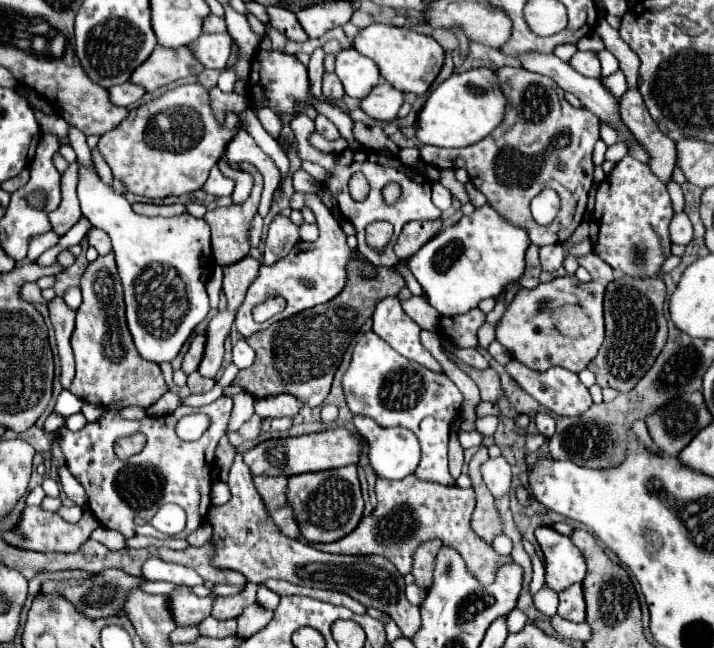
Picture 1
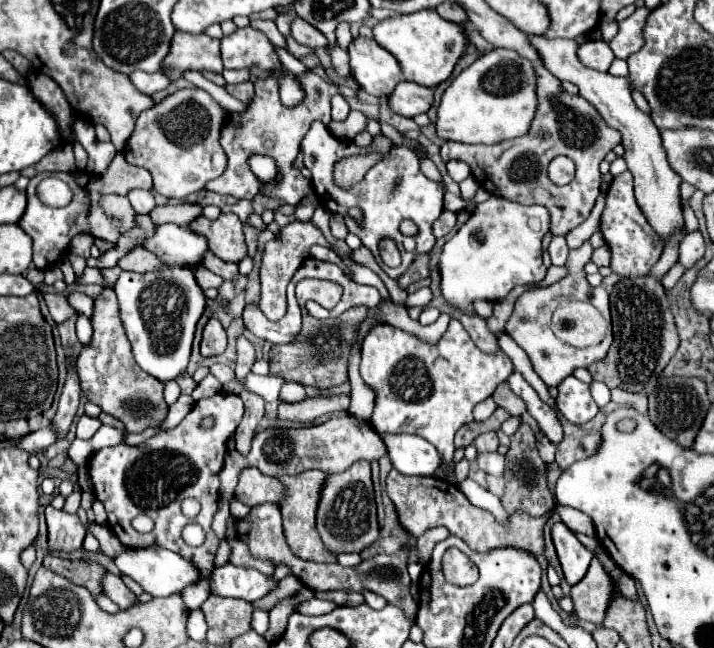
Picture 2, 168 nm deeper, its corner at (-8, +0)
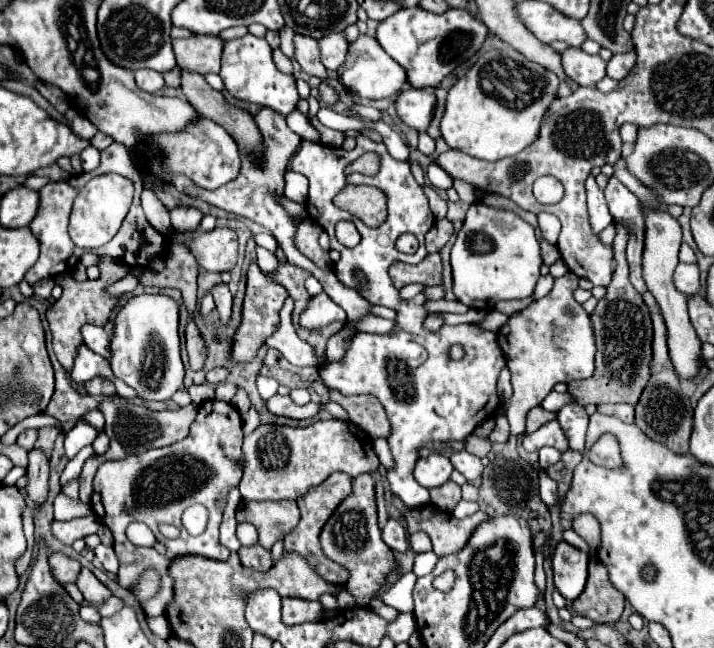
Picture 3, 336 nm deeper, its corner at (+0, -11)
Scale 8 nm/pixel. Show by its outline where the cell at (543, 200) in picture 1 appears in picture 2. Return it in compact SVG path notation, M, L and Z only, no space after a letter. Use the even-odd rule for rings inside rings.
M490 197L476 205L470 219L444 243L438 271L440 291L448 305L466 315L476 315L474 301L500 301L512 287L538 283L546 275L542 263L542 237L550 229L550 211L544 205L516 205L502 197Z

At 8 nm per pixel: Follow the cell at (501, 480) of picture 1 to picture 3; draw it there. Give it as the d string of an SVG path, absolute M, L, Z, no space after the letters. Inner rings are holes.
M466 450L452 452L450 462L452 462L452 466L454 466L468 482L472 482L472 480L476 480L476 478L482 476L482 468L484 468L484 466L480 464L480 458L468 454Z

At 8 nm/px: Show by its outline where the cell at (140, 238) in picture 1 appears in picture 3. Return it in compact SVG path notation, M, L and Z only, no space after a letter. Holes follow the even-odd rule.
M142 294L128 300L116 316L110 364L114 374L136 390L138 398L156 402L170 400L184 380L178 338L178 302L160 294Z

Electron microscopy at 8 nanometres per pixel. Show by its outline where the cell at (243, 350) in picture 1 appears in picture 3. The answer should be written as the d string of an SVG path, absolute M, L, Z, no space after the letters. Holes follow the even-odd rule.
M258 376L258 392L260 392L260 396L264 398L264 400L268 400L270 396L274 396L276 394L276 390L278 390L278 382L276 380L272 380L272 378L266 378L266 376Z

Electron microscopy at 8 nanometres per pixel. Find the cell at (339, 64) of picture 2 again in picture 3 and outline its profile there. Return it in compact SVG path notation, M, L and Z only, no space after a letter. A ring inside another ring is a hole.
M344 30L342 32L330 32L330 34L322 36L318 40L318 46L320 46L322 64L326 66L326 70L332 70L332 72L338 70L346 58L346 52L348 52L348 40L346 40Z

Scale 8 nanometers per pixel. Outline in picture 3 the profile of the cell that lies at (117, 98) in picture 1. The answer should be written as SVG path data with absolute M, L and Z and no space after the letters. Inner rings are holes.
M142 68L142 70L136 70L136 84L140 88L144 88L146 92L152 92L154 94L154 92L158 92L164 86L164 78L156 70Z

